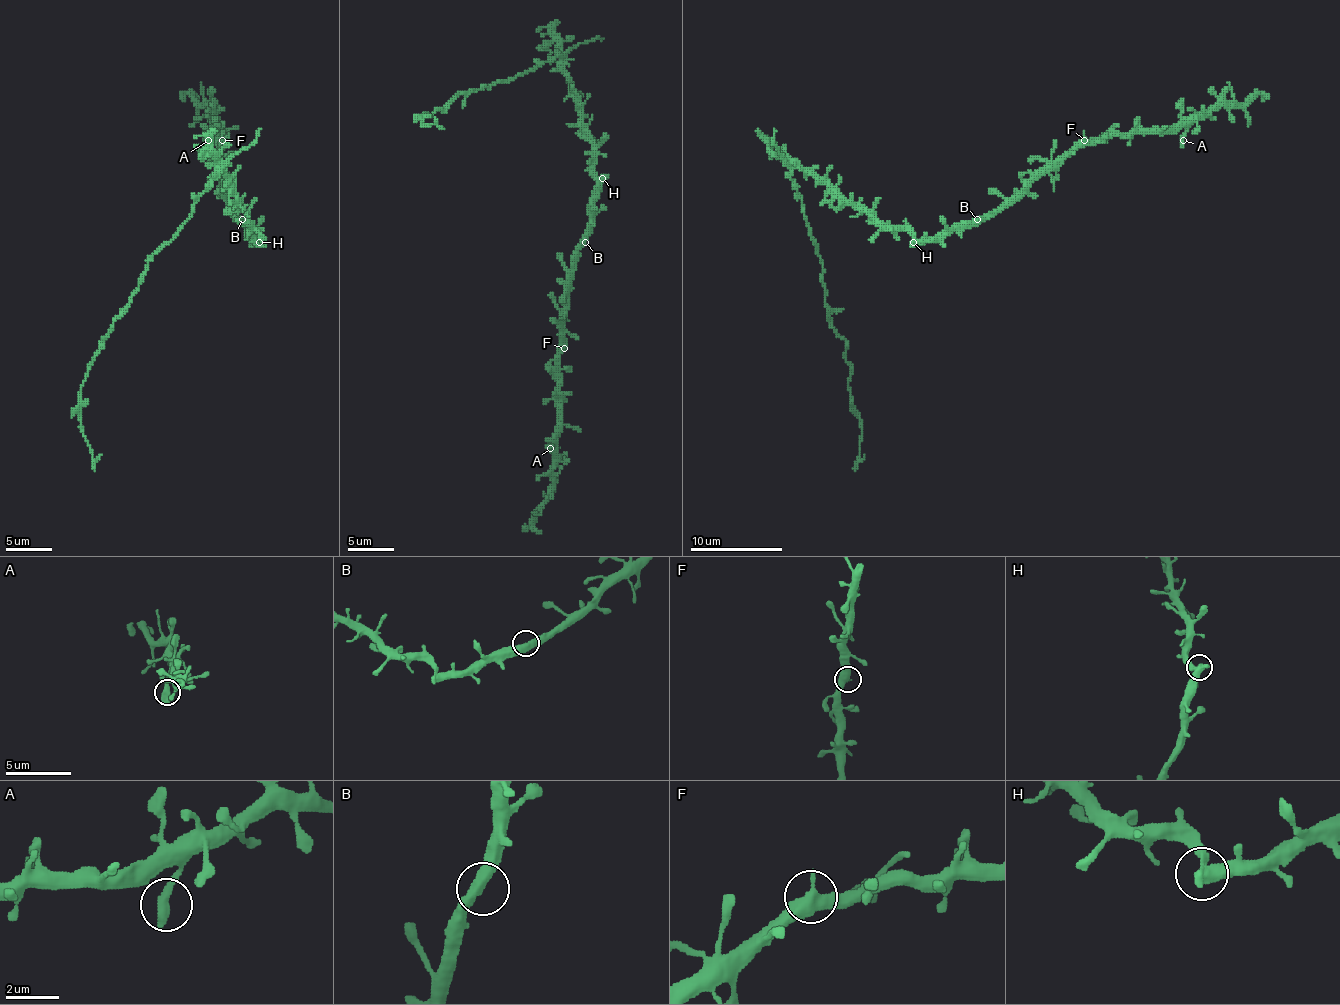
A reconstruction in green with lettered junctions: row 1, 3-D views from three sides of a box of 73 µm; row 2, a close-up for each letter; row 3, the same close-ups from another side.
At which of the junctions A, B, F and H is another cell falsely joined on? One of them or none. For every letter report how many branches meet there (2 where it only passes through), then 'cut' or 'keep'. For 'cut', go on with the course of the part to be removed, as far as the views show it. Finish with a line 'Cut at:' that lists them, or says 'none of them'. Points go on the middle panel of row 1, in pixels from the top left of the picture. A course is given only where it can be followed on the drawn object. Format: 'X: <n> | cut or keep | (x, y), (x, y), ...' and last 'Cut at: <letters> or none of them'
A: 1 | keep
B: 2 | keep
F: 2 | keep
H: 2 | cut | (601, 177), (583, 103), (557, 55), (490, 87), (460, 92), (444, 110), (423, 115), (423, 124), (437, 119)
Cut at: H

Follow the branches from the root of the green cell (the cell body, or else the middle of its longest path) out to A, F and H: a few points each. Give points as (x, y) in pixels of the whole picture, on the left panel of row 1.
A: (247, 216), (254, 240), (233, 216), (222, 149), (212, 126), (208, 129), (208, 140)
F: (247, 216), (254, 240), (233, 216), (224, 182), (222, 140)
H: (247, 216), (249, 230), (259, 242)

